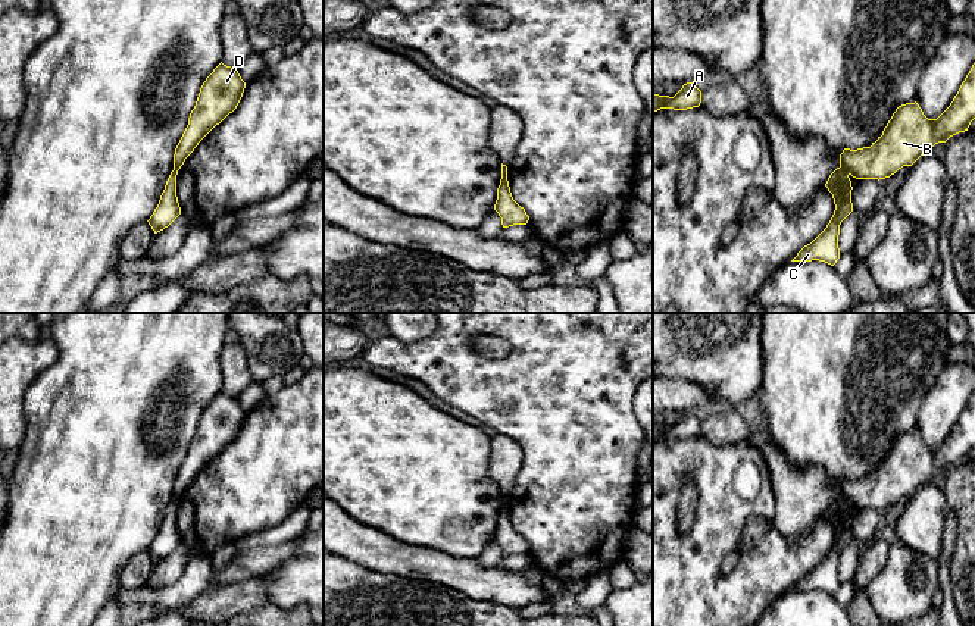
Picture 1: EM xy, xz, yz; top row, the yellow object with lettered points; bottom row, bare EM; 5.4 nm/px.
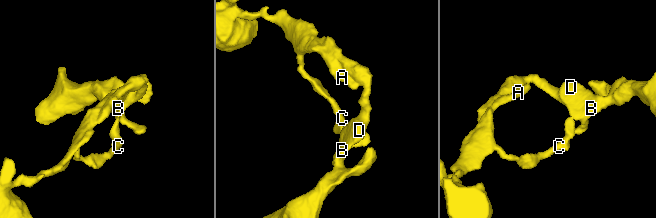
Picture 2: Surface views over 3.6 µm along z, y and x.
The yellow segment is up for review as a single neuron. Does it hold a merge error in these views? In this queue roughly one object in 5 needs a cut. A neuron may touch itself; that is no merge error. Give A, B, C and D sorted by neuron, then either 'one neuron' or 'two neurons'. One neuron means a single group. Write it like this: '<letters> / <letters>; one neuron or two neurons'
A C / B D; two neurons

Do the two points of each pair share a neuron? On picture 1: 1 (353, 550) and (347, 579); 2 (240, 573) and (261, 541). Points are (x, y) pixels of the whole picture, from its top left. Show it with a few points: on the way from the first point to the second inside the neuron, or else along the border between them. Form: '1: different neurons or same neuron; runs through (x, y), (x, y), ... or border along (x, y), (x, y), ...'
1: different neurons; border along (338, 554), (383, 573)
2: different neurons; border along (290, 540), (281, 544), (237, 551)

